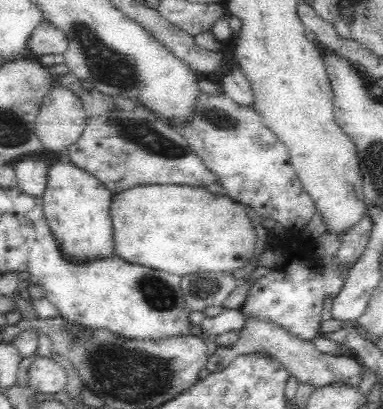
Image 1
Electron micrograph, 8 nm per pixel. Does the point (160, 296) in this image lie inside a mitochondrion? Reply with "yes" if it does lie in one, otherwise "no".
yes

